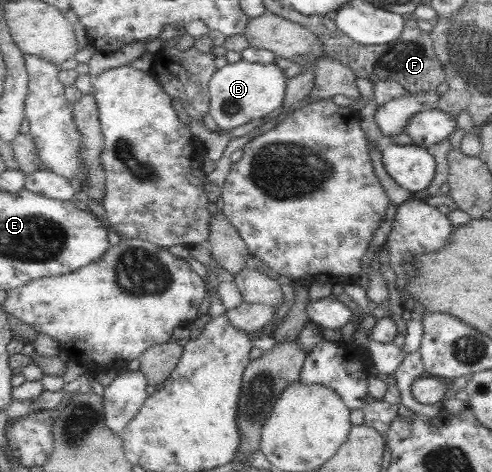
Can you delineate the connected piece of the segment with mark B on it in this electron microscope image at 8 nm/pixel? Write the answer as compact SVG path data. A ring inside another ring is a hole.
M244 59L227 63L211 79L211 117L222 130L236 130L254 119L271 117L284 106L288 80L276 63L263 64Z

